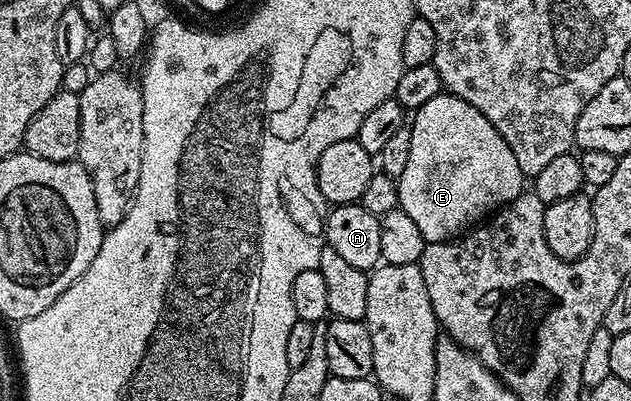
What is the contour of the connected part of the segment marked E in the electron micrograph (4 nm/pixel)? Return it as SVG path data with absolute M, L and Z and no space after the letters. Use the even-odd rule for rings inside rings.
M443 92L432 96L424 108L413 111L409 127L412 149L408 152L408 165L396 179L398 204L400 209L408 212L416 228L420 228L420 236L424 236L426 243L448 242L459 237L524 193L524 176L520 172L520 164L516 164L516 156L512 156L512 148L508 148L504 136L496 132L488 116L476 112L472 104L460 100L455 94Z

